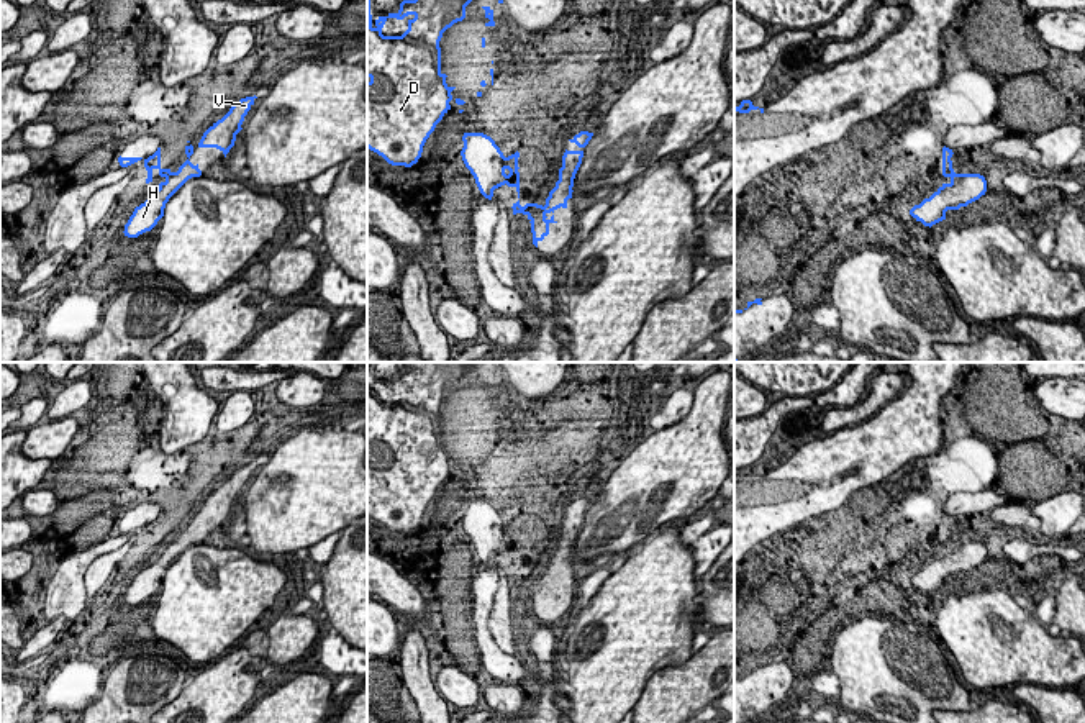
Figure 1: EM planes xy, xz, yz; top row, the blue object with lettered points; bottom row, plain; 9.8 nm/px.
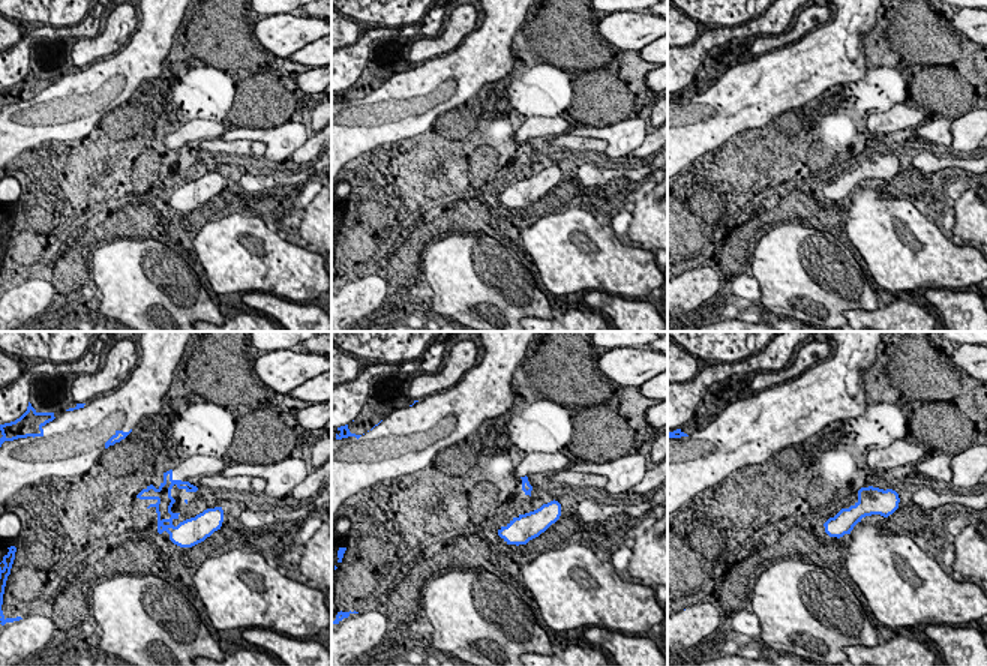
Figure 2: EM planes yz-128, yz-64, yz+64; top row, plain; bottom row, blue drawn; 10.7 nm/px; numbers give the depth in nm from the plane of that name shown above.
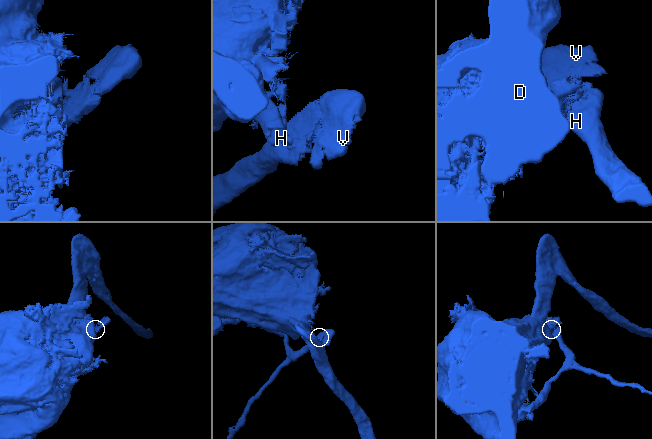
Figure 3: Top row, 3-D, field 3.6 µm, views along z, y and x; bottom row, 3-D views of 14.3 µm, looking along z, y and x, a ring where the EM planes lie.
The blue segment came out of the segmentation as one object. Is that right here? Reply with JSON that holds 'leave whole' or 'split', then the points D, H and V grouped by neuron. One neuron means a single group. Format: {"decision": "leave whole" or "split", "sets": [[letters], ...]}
{"decision": "split", "sets": [["D"], ["H", "V"]]}

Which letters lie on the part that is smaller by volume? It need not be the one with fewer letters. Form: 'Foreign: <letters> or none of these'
Foreign: H, V

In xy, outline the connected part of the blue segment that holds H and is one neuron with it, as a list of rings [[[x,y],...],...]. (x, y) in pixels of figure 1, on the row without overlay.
[[[188,526],[179,534],[177,539],[170,536],[159,536],[159,543],[166,548],[159,551],[154,562],[134,575],[128,590],[125,592],[125,603],[138,605],[139,602],[151,598],[157,589],[164,584],[164,575],[169,566],[192,544],[200,544],[202,538],[198,531],[193,533]]]

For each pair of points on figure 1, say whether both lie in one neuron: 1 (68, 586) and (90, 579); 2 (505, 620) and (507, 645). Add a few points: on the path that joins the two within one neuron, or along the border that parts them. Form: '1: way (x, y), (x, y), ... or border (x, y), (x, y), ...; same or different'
1: border (108, 551), (89, 566), (84, 576), (86, 597); different
2: way (505, 627), (505, 638); same

